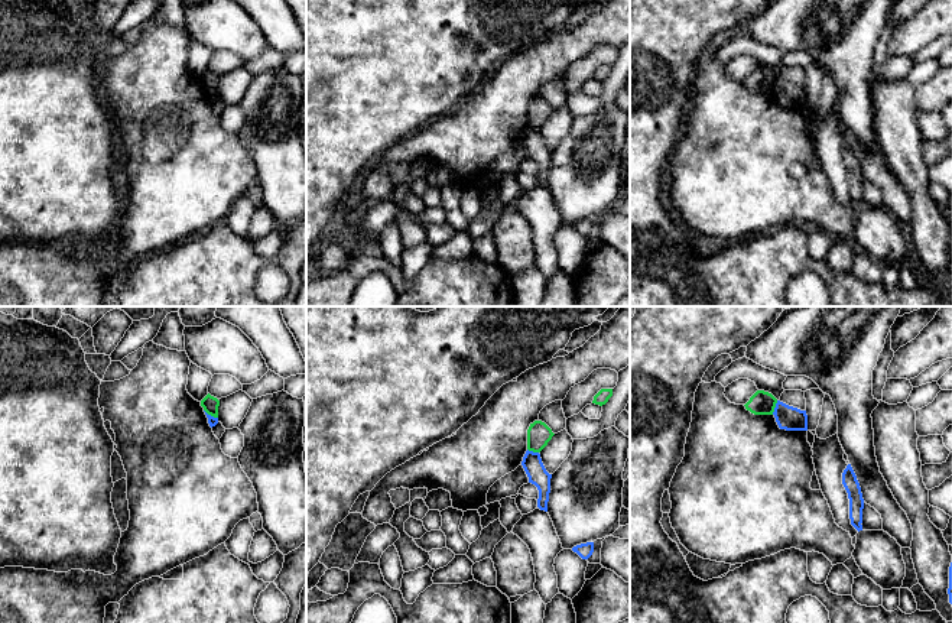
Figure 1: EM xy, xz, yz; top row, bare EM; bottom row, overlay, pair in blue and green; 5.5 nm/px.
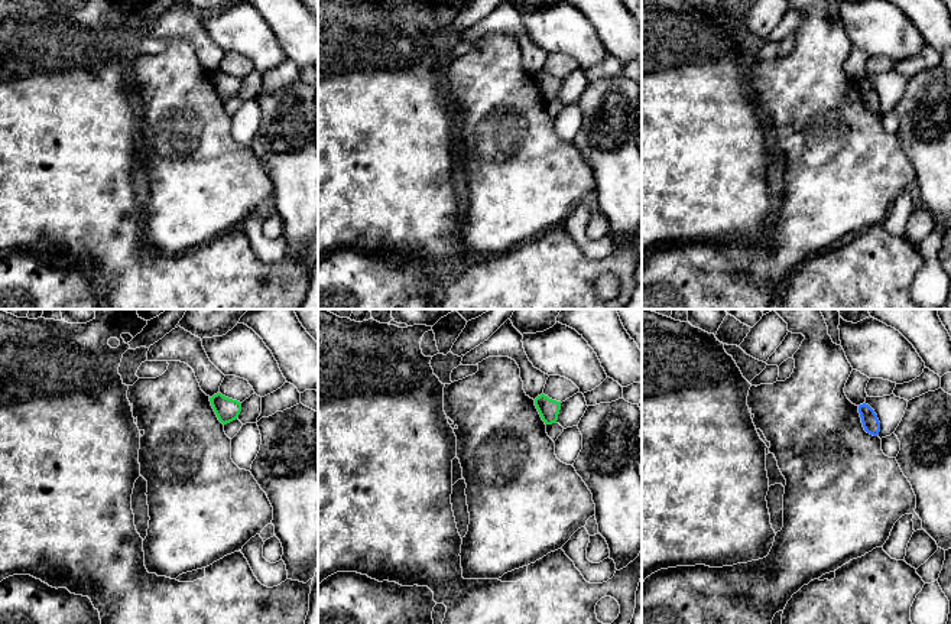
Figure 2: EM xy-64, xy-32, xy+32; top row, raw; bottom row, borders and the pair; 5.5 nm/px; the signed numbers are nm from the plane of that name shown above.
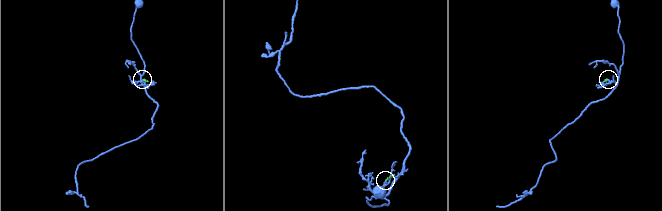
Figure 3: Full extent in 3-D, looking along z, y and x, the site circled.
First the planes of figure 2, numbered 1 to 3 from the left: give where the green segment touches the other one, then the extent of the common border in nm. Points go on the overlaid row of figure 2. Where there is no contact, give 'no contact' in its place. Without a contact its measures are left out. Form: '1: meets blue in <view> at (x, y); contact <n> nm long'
1: no contact
2: no contact
3: no contact

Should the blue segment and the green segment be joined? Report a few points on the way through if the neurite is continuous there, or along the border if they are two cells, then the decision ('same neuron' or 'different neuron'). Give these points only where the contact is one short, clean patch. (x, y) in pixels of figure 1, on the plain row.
along yz (777, 77), (772, 90) | different neuron

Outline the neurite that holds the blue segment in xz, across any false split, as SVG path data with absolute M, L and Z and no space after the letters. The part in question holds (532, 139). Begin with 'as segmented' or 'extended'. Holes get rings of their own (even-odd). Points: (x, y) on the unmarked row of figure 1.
as segmented | M527 126L522 142L529 153L529 159L535 160L539 166L537 184L548 188L552 150L546 147L539 129Z

